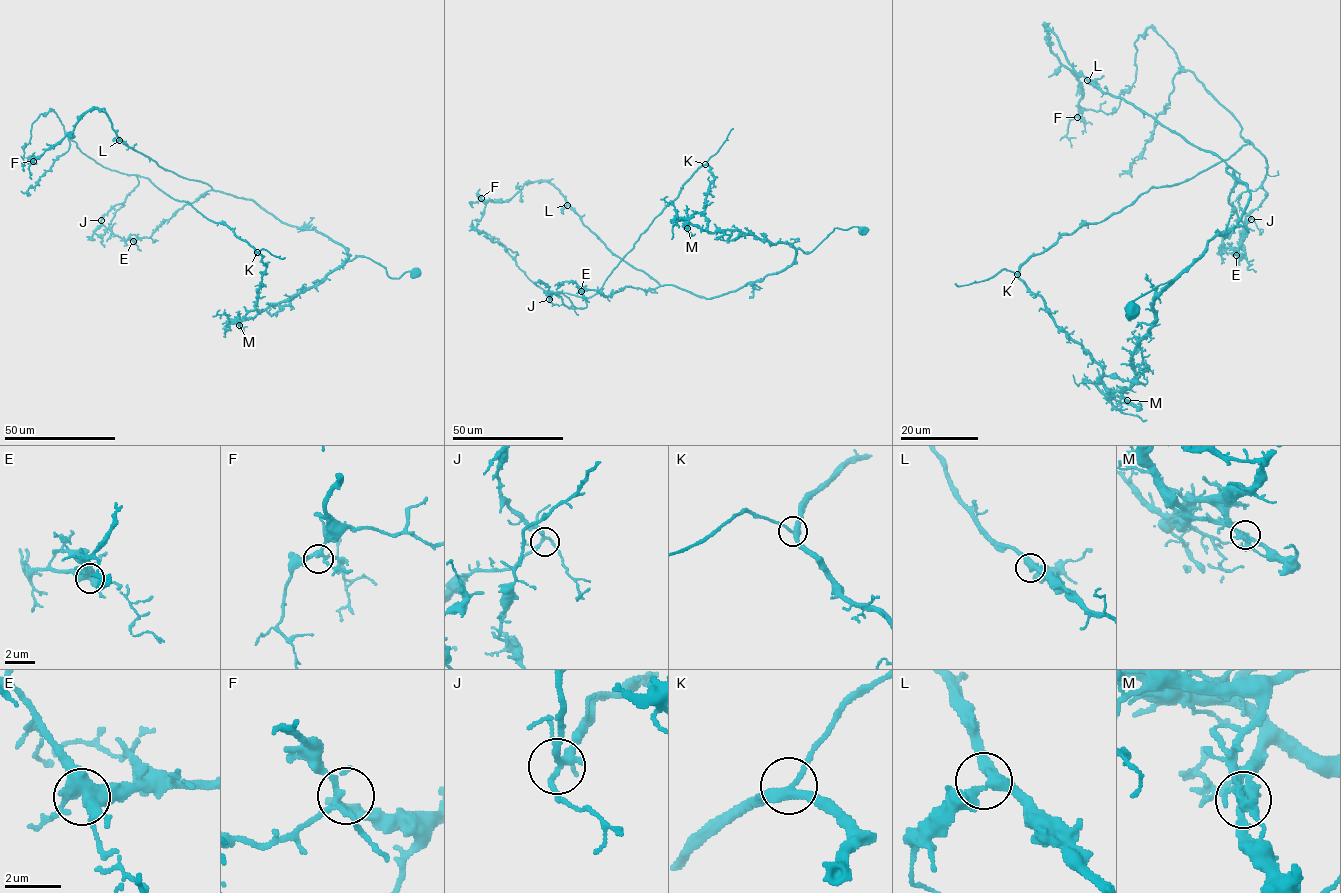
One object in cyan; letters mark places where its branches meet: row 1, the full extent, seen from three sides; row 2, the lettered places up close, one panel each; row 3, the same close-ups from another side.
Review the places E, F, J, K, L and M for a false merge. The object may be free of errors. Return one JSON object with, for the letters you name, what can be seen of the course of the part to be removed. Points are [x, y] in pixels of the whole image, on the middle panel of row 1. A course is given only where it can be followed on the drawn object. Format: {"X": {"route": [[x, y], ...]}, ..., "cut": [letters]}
{"M": {"route": [[687, 228], [695, 213], [703, 213], [714, 180], [706, 165], [588, 297], [537, 286], [472, 220]]}, "cut": ["M"]}

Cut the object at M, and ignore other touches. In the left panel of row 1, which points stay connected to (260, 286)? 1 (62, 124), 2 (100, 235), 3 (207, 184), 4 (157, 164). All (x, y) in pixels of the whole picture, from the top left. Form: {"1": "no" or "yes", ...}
{"1": "yes", "2": "yes", "3": "no", "4": "no"}

